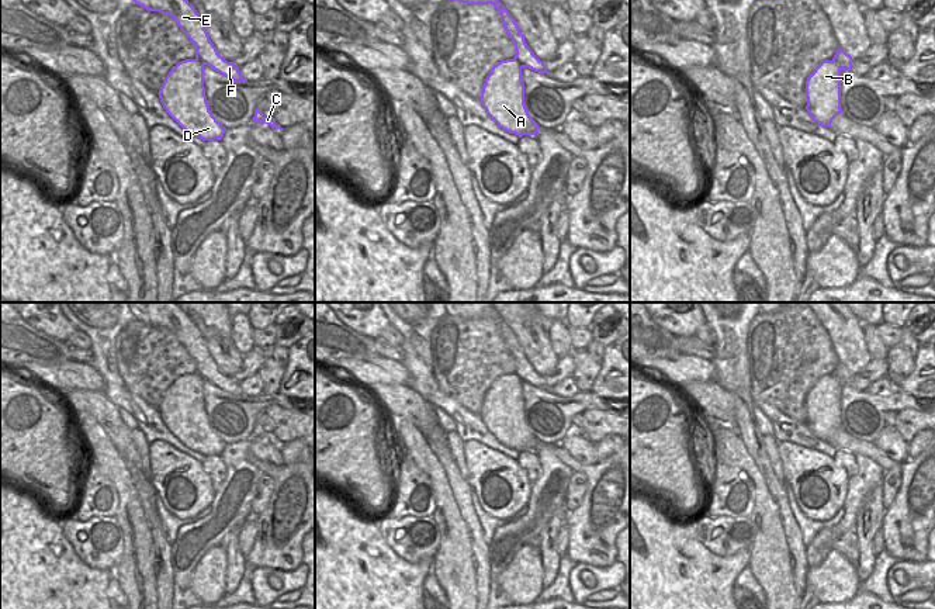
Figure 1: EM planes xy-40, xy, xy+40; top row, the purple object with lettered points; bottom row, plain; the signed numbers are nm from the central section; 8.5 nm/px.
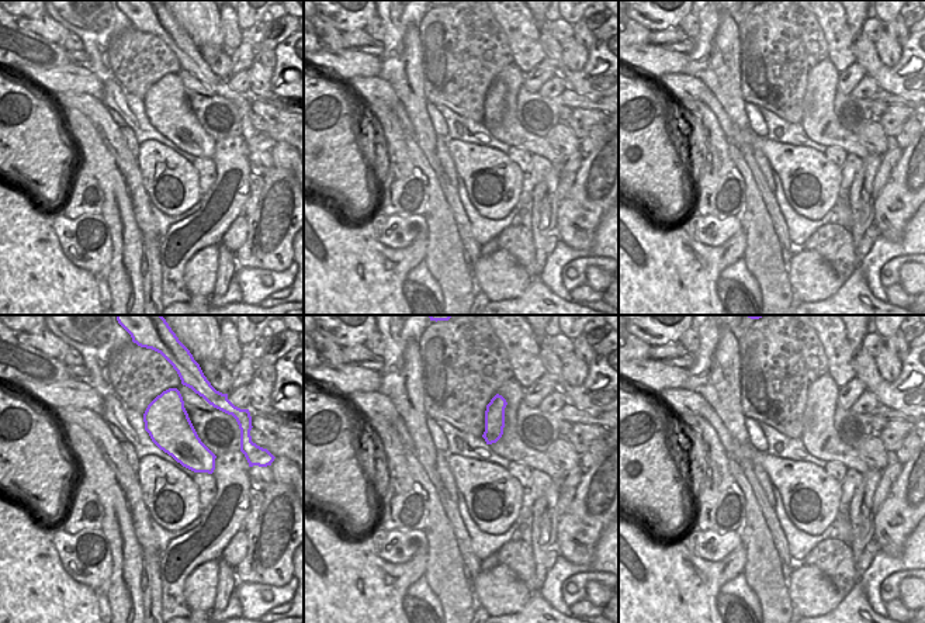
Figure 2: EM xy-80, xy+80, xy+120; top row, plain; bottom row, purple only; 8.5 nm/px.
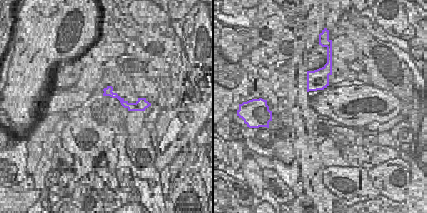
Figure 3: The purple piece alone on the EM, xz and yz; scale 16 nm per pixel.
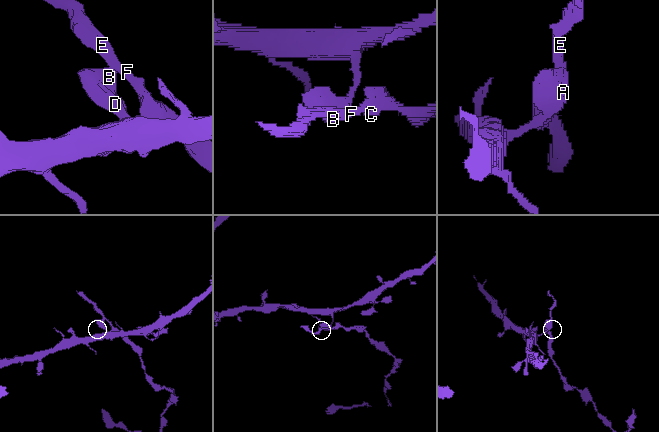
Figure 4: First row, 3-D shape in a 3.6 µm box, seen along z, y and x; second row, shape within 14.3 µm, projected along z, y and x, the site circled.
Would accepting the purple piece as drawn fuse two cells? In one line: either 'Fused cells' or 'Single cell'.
Fused cells.

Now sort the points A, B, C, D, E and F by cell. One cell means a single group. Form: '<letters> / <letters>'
A B D / C E F

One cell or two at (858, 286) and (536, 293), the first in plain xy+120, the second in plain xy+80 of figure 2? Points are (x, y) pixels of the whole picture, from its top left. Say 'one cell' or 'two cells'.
one cell

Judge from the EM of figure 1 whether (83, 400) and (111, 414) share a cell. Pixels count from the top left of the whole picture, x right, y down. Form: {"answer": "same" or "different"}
{"answer": "same"}

